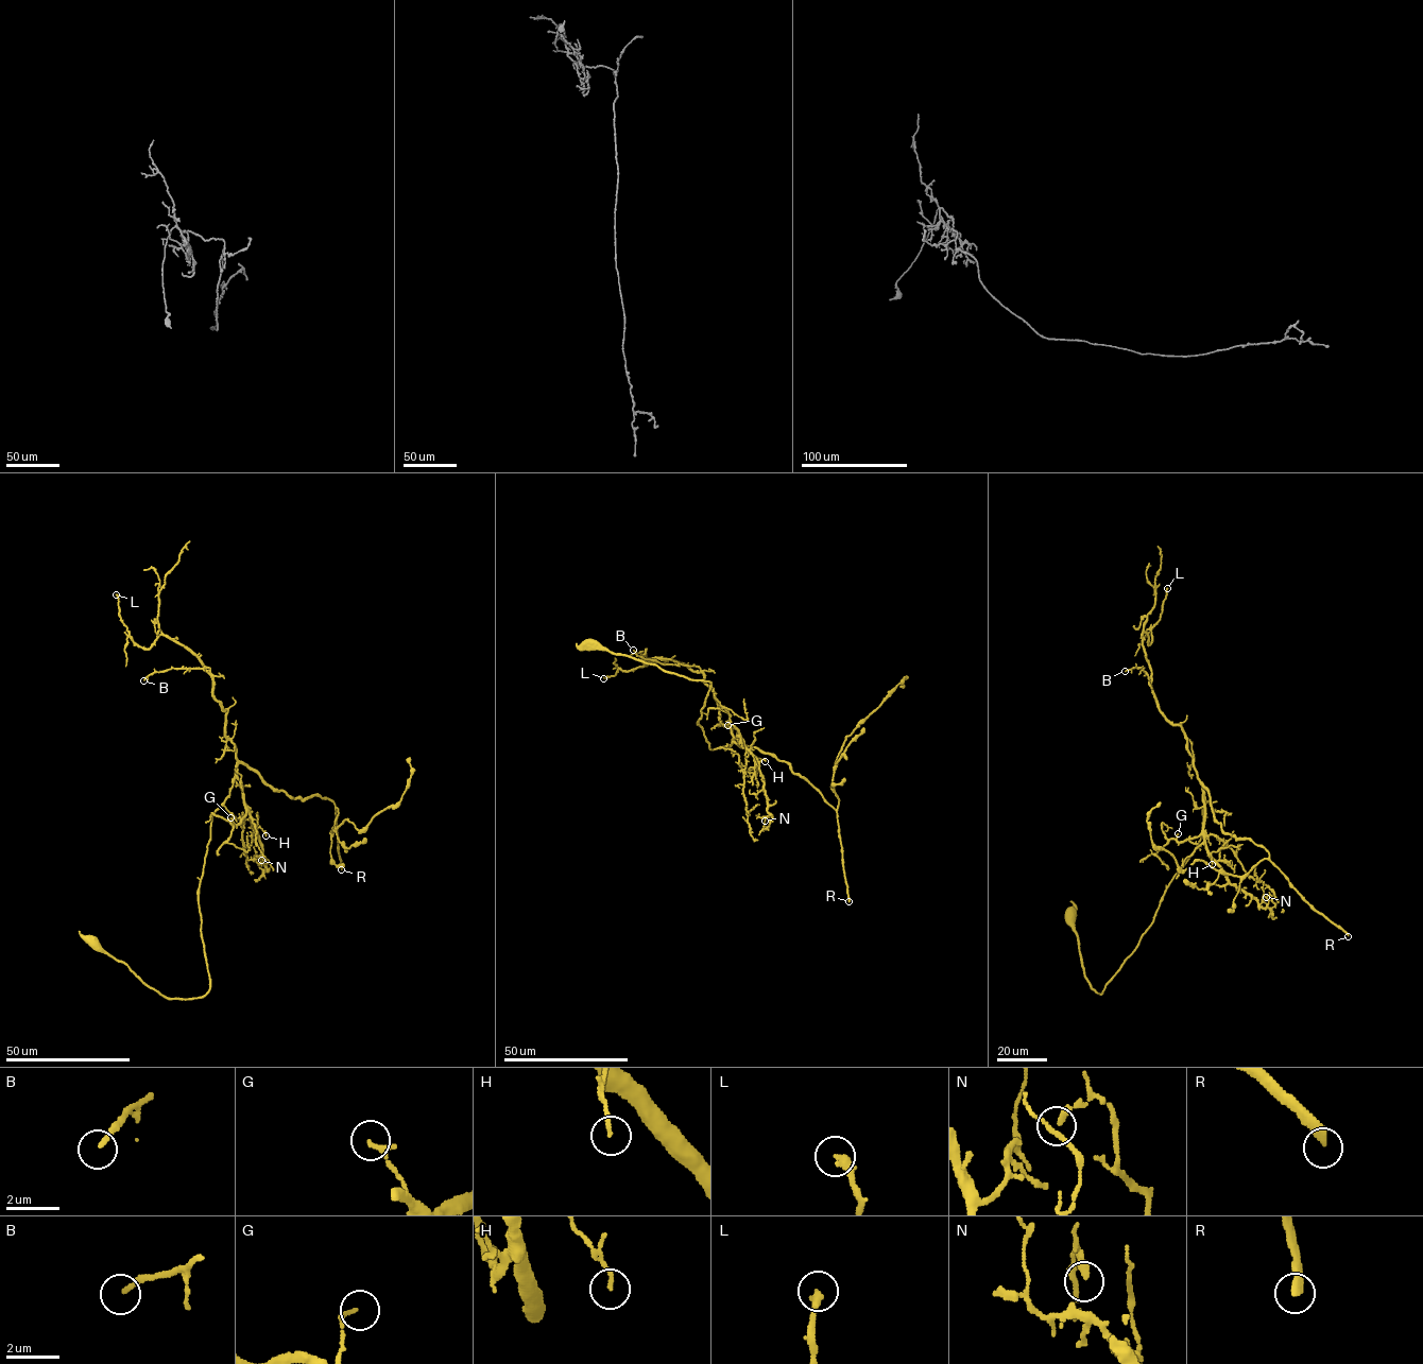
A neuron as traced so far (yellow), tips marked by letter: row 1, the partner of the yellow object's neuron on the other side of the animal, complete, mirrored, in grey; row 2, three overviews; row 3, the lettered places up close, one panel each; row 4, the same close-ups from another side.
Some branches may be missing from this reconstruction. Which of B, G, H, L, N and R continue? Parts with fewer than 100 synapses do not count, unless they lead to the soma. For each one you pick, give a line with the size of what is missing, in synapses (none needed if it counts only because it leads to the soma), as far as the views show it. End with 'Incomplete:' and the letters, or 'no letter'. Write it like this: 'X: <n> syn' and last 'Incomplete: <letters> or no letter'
R: 160 syn
Incomplete: R

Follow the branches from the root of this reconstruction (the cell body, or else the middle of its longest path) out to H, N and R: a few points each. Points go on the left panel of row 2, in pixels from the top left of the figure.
H: (92, 943), (165, 996), (203, 997), (209, 976), (199, 887), (212, 815), (236, 775), (252, 823), (266, 835)
N: (92, 943), (165, 996), (203, 997), (209, 976), (199, 887), (212, 815), (236, 775), (269, 869), (261, 860)
R: (92, 943), (165, 996), (206, 994), (199, 887), (212, 815), (239, 763), (291, 797), (333, 803), (341, 869)

